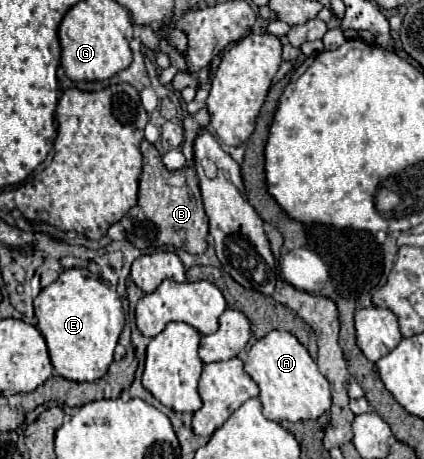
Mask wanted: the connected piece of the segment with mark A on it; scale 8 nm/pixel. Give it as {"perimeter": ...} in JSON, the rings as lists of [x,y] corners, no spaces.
{"perimeter":[[[269,331],[263,339],[255,341],[245,357],[245,373],[259,385],[259,401],[263,405],[263,415],[269,421],[303,421],[303,419],[317,419],[331,407],[331,387],[329,381],[319,373],[317,363],[311,359],[307,349],[287,331]]]}

